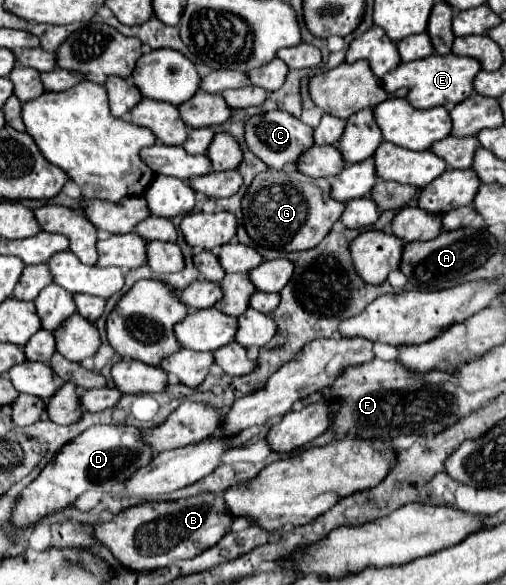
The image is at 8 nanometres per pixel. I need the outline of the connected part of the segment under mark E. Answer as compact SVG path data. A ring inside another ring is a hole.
M453 52L447 56L433 54L423 60L399 64L393 72L389 72L381 78L381 84L389 94L393 94L397 88L409 88L407 100L411 106L415 106L419 110L427 110L427 108L435 108L435 106L445 106L447 110L451 110L455 104L463 102L465 98L469 98L473 94L473 80L479 70L481 70L481 64L477 60L455 56Z

